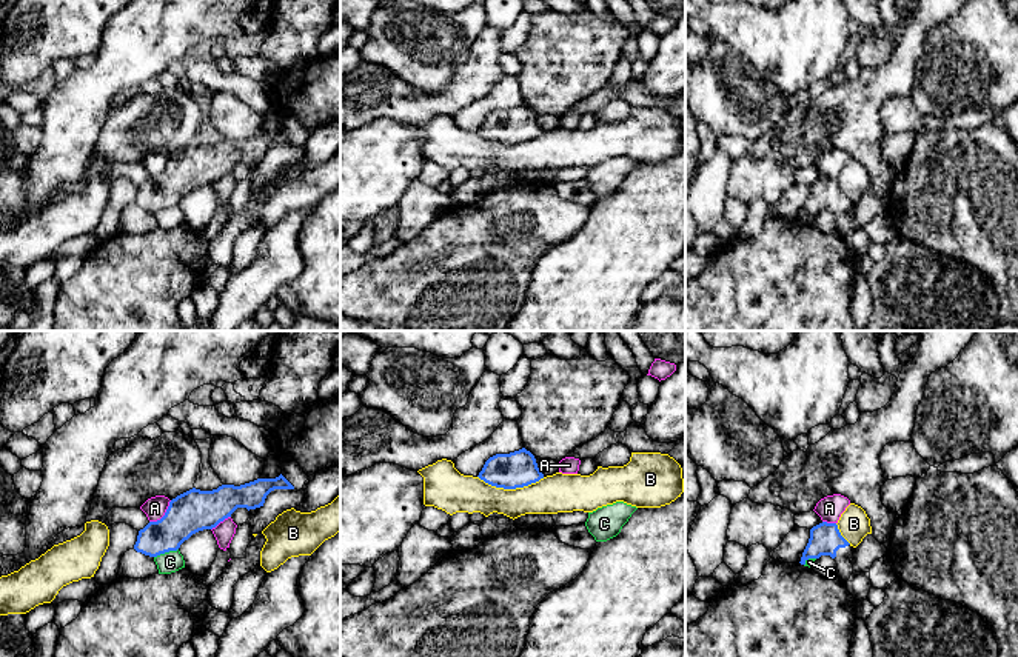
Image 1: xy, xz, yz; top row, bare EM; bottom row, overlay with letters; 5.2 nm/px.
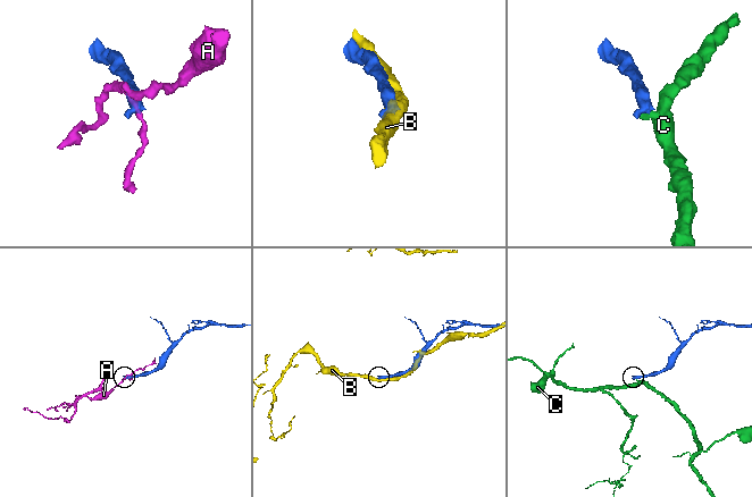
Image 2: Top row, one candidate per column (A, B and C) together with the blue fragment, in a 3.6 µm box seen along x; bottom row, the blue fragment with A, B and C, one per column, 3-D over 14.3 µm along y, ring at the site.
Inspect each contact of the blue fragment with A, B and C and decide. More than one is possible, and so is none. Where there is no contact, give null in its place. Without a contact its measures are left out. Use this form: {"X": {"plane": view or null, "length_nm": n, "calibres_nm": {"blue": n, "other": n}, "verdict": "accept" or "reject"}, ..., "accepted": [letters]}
{"A": {"plane": "xy", "length_nm": 170, "calibres_nm": {"blue": 220, "other": 120}, "verdict": "reject"}, "B": {"plane": "xz", "length_nm": 360, "calibres_nm": {"blue": 190, "other": 200}, "verdict": "reject"}, "C": {"plane": "xy", "length_nm": 140, "calibres_nm": {"blue": 220, "other": 110}, "verdict": "reject"}, "accepted": []}

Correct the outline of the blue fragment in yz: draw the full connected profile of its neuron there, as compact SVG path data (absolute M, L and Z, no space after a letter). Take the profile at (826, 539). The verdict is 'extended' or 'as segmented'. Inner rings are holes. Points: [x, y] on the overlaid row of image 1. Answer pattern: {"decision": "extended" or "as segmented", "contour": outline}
{"decision": "extended", "contour": "M822 522L810 529L809 543L802 552L801 565L809 559L830 555L838 565L838 577L844 582L853 574L853 546L841 535L836 523Z"}

